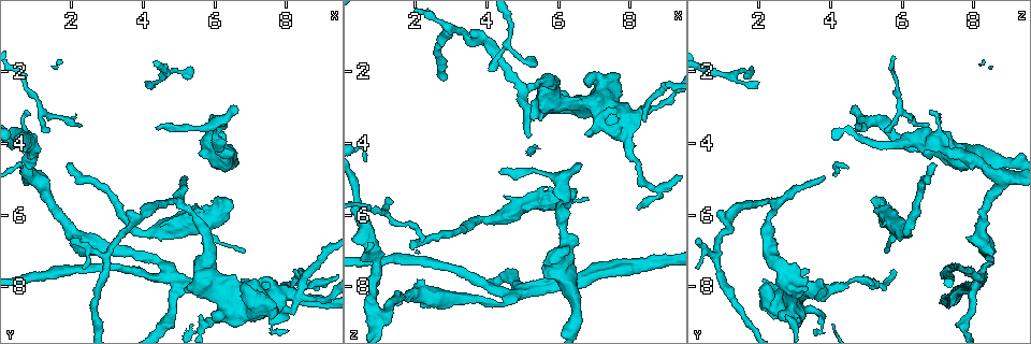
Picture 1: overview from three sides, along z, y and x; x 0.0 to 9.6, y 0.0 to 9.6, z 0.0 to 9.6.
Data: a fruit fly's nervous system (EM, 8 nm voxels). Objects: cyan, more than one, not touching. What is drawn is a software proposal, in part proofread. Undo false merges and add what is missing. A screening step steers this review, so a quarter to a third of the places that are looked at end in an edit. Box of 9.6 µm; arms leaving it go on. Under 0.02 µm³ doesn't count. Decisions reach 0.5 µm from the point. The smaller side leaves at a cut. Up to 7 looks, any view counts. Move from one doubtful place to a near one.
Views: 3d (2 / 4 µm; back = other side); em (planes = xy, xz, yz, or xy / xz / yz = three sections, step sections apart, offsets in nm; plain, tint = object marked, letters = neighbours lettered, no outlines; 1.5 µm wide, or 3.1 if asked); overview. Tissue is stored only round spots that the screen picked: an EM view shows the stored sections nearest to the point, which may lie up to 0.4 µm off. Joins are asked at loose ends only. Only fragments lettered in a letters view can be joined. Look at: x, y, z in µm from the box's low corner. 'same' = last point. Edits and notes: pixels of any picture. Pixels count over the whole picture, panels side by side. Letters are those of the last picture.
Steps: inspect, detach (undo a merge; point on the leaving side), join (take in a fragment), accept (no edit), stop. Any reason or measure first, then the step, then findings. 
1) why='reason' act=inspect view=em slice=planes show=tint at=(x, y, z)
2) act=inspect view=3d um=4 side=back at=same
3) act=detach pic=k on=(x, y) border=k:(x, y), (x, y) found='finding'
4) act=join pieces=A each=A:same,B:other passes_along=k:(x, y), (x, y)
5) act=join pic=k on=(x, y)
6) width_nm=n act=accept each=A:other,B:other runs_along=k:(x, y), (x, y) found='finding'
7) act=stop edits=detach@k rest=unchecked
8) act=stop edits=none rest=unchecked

why='an open end' act=inspect view=em slice=xz step=8 show=letters at=(6.55, 3.05, 4.65)

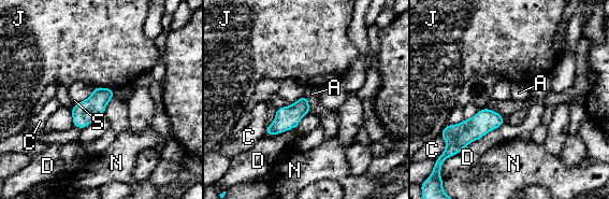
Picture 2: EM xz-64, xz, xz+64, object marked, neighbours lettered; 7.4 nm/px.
act=inspect view=em slice=planes show=letters at=same

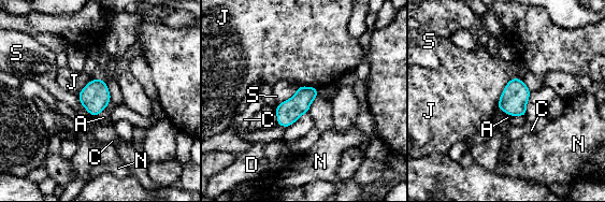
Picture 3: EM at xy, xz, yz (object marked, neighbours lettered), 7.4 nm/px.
width_nm=170 act=accept each=A:other,C:other,D:other,J:other,N:other,S:other found='no lettered fragment goes on from it'

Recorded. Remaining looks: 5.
why='branch stops here' act=inspect view=3d um=4 at=(6.25, 3.70, 6.95)

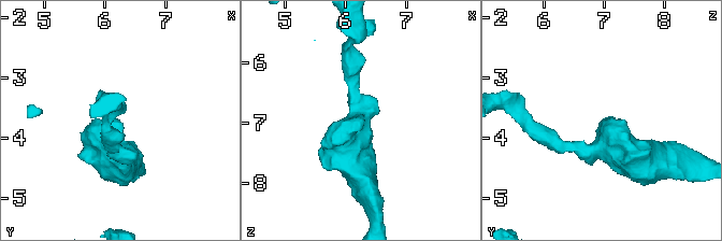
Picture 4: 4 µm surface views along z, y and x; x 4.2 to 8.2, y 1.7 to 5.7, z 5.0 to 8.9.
why='need the tissue' act=inspect view=em slice=yz step=4 show=tint at=(6.20, 3.70, 6.95)

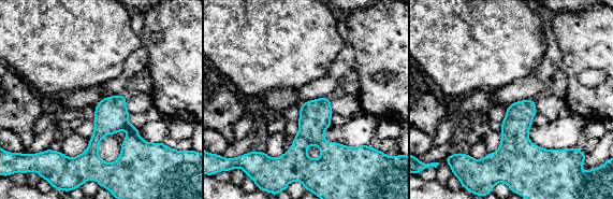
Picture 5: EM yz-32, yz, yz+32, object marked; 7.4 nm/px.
why='another direction' act=inspect view=em slice=planes show=letters at=same

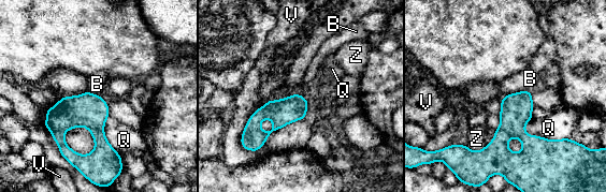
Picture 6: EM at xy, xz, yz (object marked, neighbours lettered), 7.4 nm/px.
longest_contact=Q:320nm act=accept each=B:other,Q:other,V:other,Z:other border=6:(531, 90), (509, 92), (504, 97) found='none of them fits'

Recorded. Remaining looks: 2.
why='thin end' act=inspect view=em slice=planes show=letters at=(0.75, 3.15, 6.70)

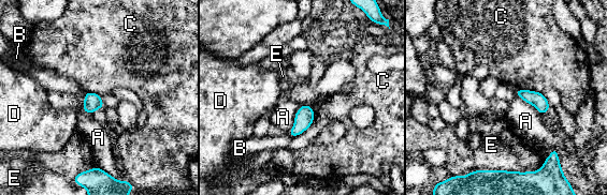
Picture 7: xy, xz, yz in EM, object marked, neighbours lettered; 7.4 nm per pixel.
act=accept each=A:other,B:other,C:other,D:other,E:other border=7:(84, 92), (82, 108), (91, 114) found='none of them fits'

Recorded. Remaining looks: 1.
act=stop edits=none rest=unchecked

